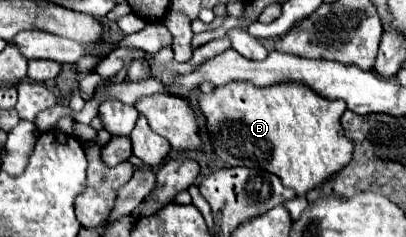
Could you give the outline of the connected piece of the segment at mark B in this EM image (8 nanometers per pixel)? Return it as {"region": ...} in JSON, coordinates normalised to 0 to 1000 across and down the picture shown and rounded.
{"region":[[[584,342],[534,367],[515,401],[495,392],[490,443],[510,502],[534,662],[569,705],[613,696],[677,730],[697,781],[727,797],[732,823],[751,823],[800,772],[869,662],[869,603],[850,578],[835,511],[850,435],[800,426],[741,359],[633,376],[628,359]]]}

